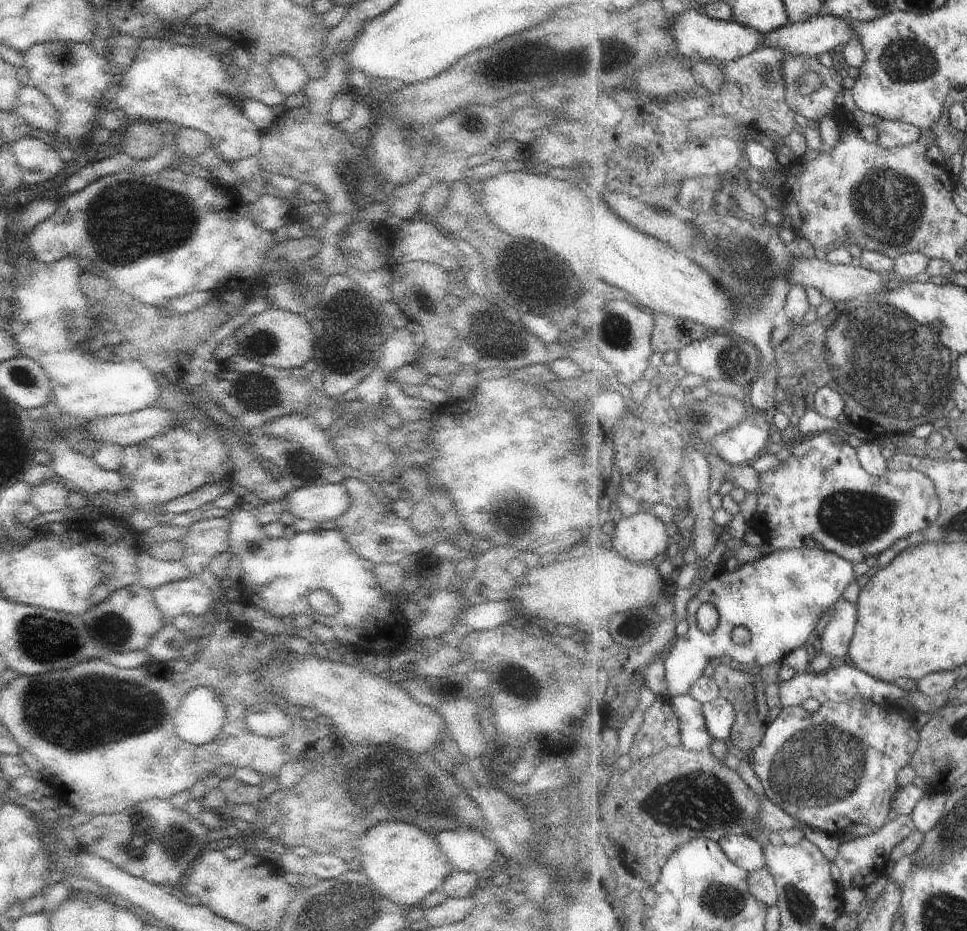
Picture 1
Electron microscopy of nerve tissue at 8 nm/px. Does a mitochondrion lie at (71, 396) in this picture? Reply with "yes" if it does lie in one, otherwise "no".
no

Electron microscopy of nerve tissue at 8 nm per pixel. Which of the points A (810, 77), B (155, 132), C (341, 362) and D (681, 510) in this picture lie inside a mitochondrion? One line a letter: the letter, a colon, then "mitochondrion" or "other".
A: other
B: other
C: other
D: other

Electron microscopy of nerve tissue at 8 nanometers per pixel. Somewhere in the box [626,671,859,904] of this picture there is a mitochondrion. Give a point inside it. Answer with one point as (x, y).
(700, 799)

